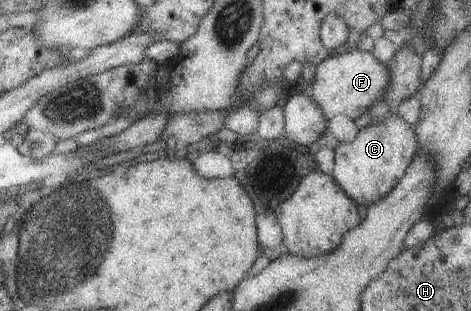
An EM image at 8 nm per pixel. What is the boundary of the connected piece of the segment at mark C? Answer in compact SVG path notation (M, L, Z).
M393 110L380 122L360 128L352 142L336 145L333 149L334 166L330 175L356 206L366 208L372 202L384 198L398 184L409 162L414 158L416 148L414 129Z

